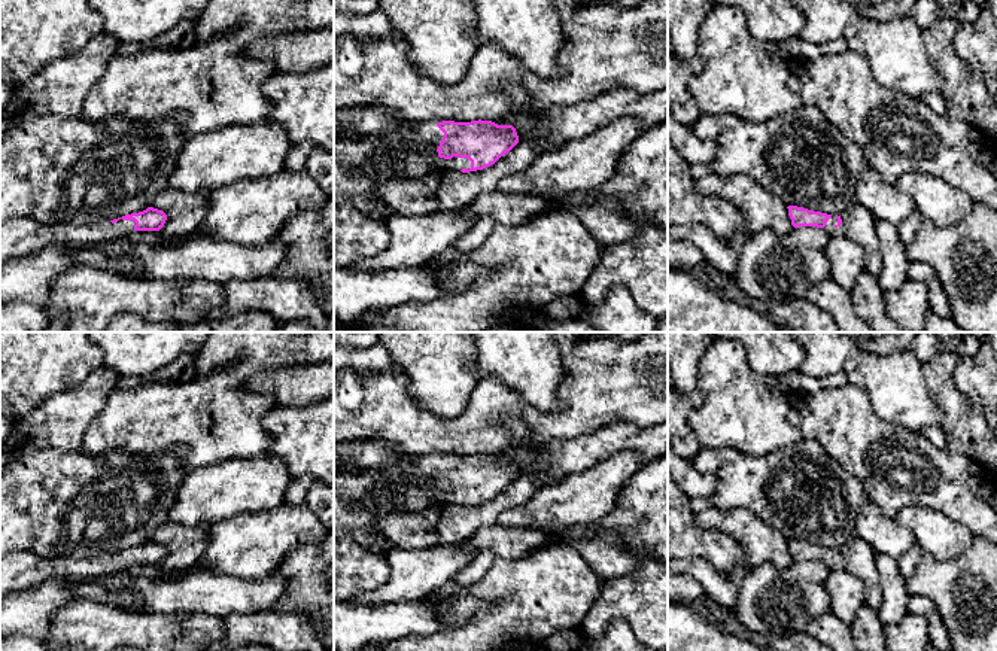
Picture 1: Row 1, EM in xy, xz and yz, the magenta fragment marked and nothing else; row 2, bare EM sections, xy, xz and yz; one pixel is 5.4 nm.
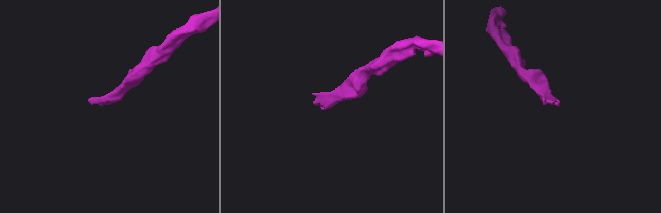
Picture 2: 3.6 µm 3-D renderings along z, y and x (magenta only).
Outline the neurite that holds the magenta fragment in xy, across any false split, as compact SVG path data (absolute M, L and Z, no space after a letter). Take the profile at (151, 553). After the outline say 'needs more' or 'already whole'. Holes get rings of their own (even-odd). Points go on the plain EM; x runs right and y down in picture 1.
M148 541L110 556L89 559L43 557L30 551L12 551L0 557L0 600L31 590L49 578L103 578L134 565L159 565L167 554L162 544Z; needs more

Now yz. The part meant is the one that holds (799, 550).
M788 539L788 550L794 562L817 560L824 562L830 571L844 571L845 562L841 550L808 544L797 539Z; needs more

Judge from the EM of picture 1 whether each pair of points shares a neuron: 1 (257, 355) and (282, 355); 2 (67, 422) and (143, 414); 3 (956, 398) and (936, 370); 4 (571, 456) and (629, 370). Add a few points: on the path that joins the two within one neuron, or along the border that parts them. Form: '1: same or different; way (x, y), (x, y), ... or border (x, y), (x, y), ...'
1: same; way (263, 355), (276, 355)
2: different; border (112, 389), (103, 408), (88, 426), (79, 449)
3: same; way (948, 391), (939, 377)
4: different; border (619, 420), (611, 420), (587, 432), (552, 438)

